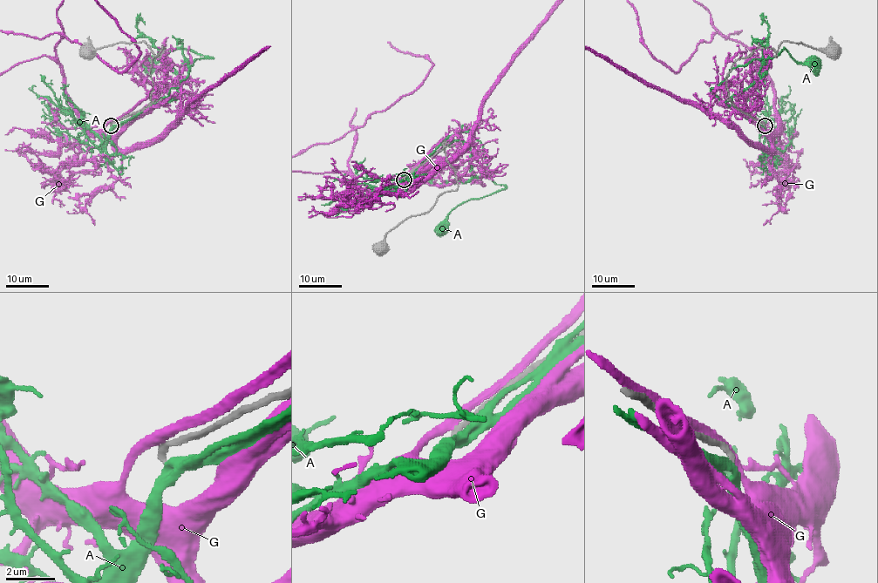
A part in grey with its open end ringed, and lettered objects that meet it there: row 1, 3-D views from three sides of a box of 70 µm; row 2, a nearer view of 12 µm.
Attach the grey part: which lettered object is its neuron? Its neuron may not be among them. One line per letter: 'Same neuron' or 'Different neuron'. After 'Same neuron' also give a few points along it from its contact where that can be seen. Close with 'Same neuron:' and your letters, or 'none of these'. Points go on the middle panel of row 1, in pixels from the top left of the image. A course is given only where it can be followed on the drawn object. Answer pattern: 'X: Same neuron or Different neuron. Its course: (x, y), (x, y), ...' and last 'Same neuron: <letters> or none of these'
A: Different neuron
G: Different neuron
Same neuron: none of these

